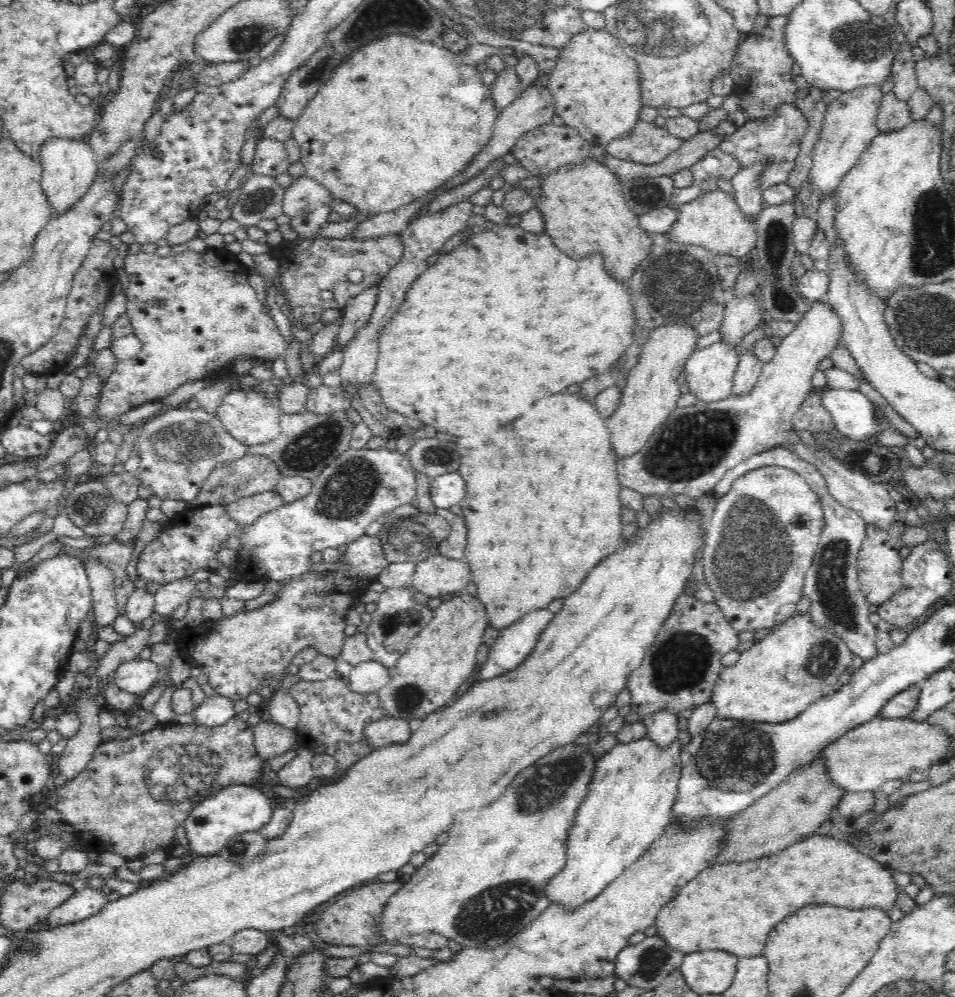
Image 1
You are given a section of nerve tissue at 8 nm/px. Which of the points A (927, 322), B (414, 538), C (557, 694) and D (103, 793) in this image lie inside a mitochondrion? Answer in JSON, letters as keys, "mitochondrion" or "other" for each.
{"A":"mitochondrion","B":"mitochondrion","C":"other","D":"other"}

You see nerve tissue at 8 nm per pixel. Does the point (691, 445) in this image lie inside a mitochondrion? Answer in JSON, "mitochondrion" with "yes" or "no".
{"mitochondrion":"yes"}

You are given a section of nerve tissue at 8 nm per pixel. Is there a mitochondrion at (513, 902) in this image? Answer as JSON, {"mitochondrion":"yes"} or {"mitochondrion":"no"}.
{"mitochondrion":"yes"}

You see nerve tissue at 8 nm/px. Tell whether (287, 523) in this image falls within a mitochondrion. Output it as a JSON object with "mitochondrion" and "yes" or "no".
{"mitochondrion":"no"}

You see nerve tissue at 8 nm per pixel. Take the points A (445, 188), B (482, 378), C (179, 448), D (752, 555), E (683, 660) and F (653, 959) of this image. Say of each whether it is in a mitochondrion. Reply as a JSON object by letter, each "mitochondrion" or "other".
{"A":"other","B":"other","C":"mitochondrion","D":"mitochondrion","E":"mitochondrion","F":"mitochondrion"}

